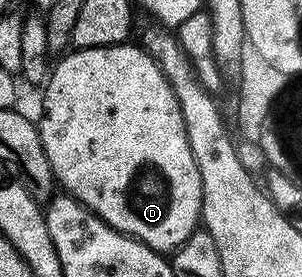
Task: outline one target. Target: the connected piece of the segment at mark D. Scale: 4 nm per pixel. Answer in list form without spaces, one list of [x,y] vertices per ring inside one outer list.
[[[125,43],[123,45],[107,45],[106,47],[94,47],[93,49],[76,49],[75,51],[68,51],[63,54],[64,57],[60,62],[53,64],[50,69],[50,76],[43,86],[44,92],[44,114],[38,117],[38,128],[40,131],[40,138],[42,139],[42,147],[46,151],[46,159],[52,168],[52,176],[58,182],[59,188],[65,193],[71,193],[77,201],[80,201],[86,208],[91,209],[93,213],[97,213],[103,221],[110,227],[114,227],[120,233],[125,233],[127,237],[138,239],[146,247],[150,247],[156,253],[165,255],[171,254],[173,251],[180,248],[186,243],[186,239],[190,239],[190,235],[196,232],[198,226],[201,224],[202,218],[200,216],[200,208],[202,207],[202,179],[198,171],[198,163],[194,163],[194,151],[190,151],[190,139],[186,135],[186,127],[182,119],[182,111],[178,107],[178,99],[174,95],[174,91],[170,87],[170,83],[166,79],[166,75],[162,75],[162,71],[158,67],[158,63],[151,57],[147,51],[139,44],[132,45],[133,43]]]

